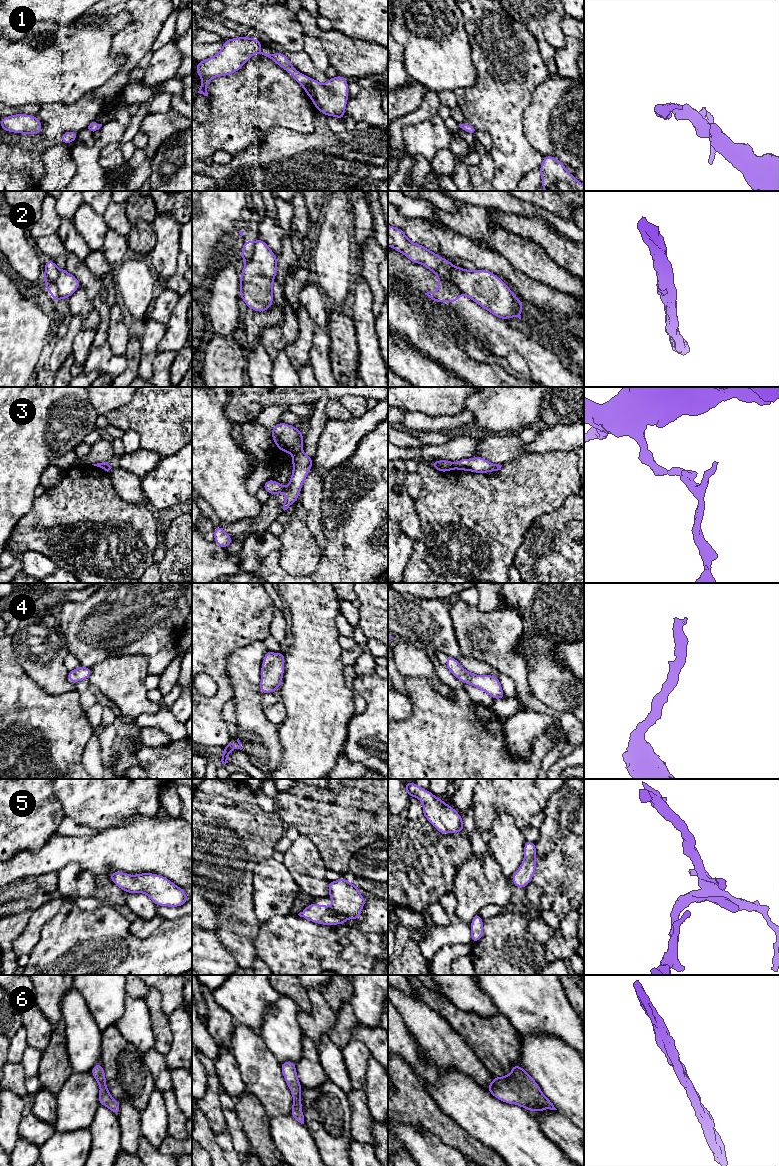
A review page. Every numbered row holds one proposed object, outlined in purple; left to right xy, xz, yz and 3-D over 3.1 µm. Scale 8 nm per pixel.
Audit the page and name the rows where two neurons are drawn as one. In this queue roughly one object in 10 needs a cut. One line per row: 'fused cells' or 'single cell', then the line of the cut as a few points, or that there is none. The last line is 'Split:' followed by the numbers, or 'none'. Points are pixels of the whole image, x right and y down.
1: single cell | no cut
2: fused cells | yz (438, 275), (457, 287), (464, 294)
3: fused cells | xz (301, 451), (293, 454)
4: single cell | no cut
5: single cell | no cut
6: single cell | no cut
Split: 2, 3

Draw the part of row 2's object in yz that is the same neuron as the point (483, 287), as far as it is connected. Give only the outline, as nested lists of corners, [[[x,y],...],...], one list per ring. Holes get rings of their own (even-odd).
[[[389,224],[388,246],[405,255],[413,263],[424,265],[494,316],[504,320],[518,317],[521,320],[522,301],[492,272],[454,266],[449,260],[423,245],[413,243],[402,229]]]

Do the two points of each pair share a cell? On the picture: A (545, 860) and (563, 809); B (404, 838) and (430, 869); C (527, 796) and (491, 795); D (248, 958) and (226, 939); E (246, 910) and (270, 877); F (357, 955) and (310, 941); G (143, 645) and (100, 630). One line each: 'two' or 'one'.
A: one
B: one
C: one
D: one
E: two
F: one
G: one

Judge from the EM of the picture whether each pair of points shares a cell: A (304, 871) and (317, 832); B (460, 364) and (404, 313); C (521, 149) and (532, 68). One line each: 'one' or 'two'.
A: two
B: one
C: one

